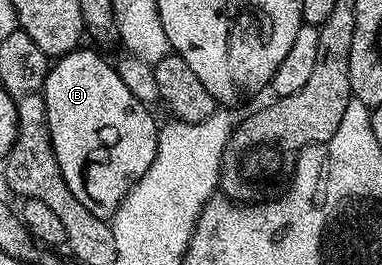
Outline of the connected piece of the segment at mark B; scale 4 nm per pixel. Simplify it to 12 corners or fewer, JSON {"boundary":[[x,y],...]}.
{"boundary":[[69,51],[45,78],[67,189],[109,221],[159,124],[116,66]]}

